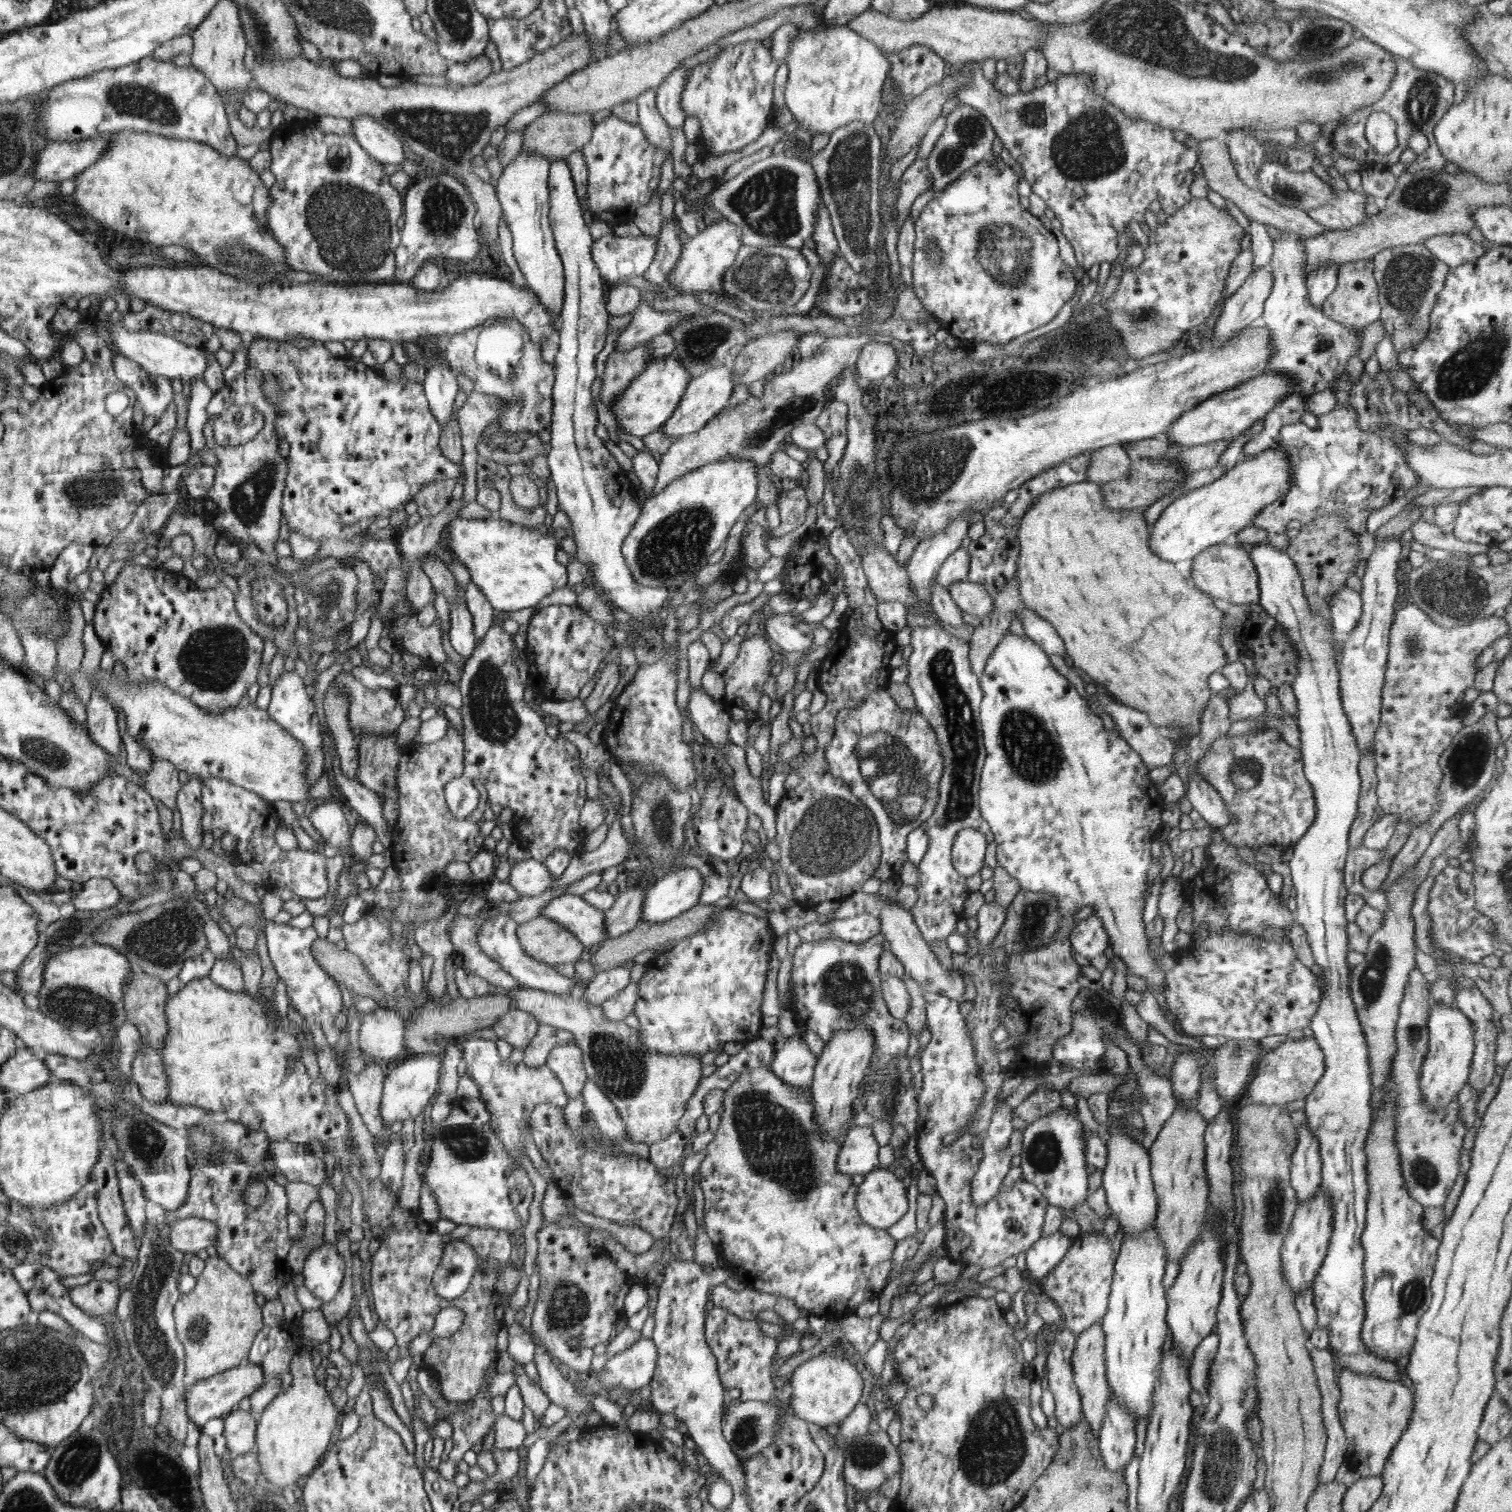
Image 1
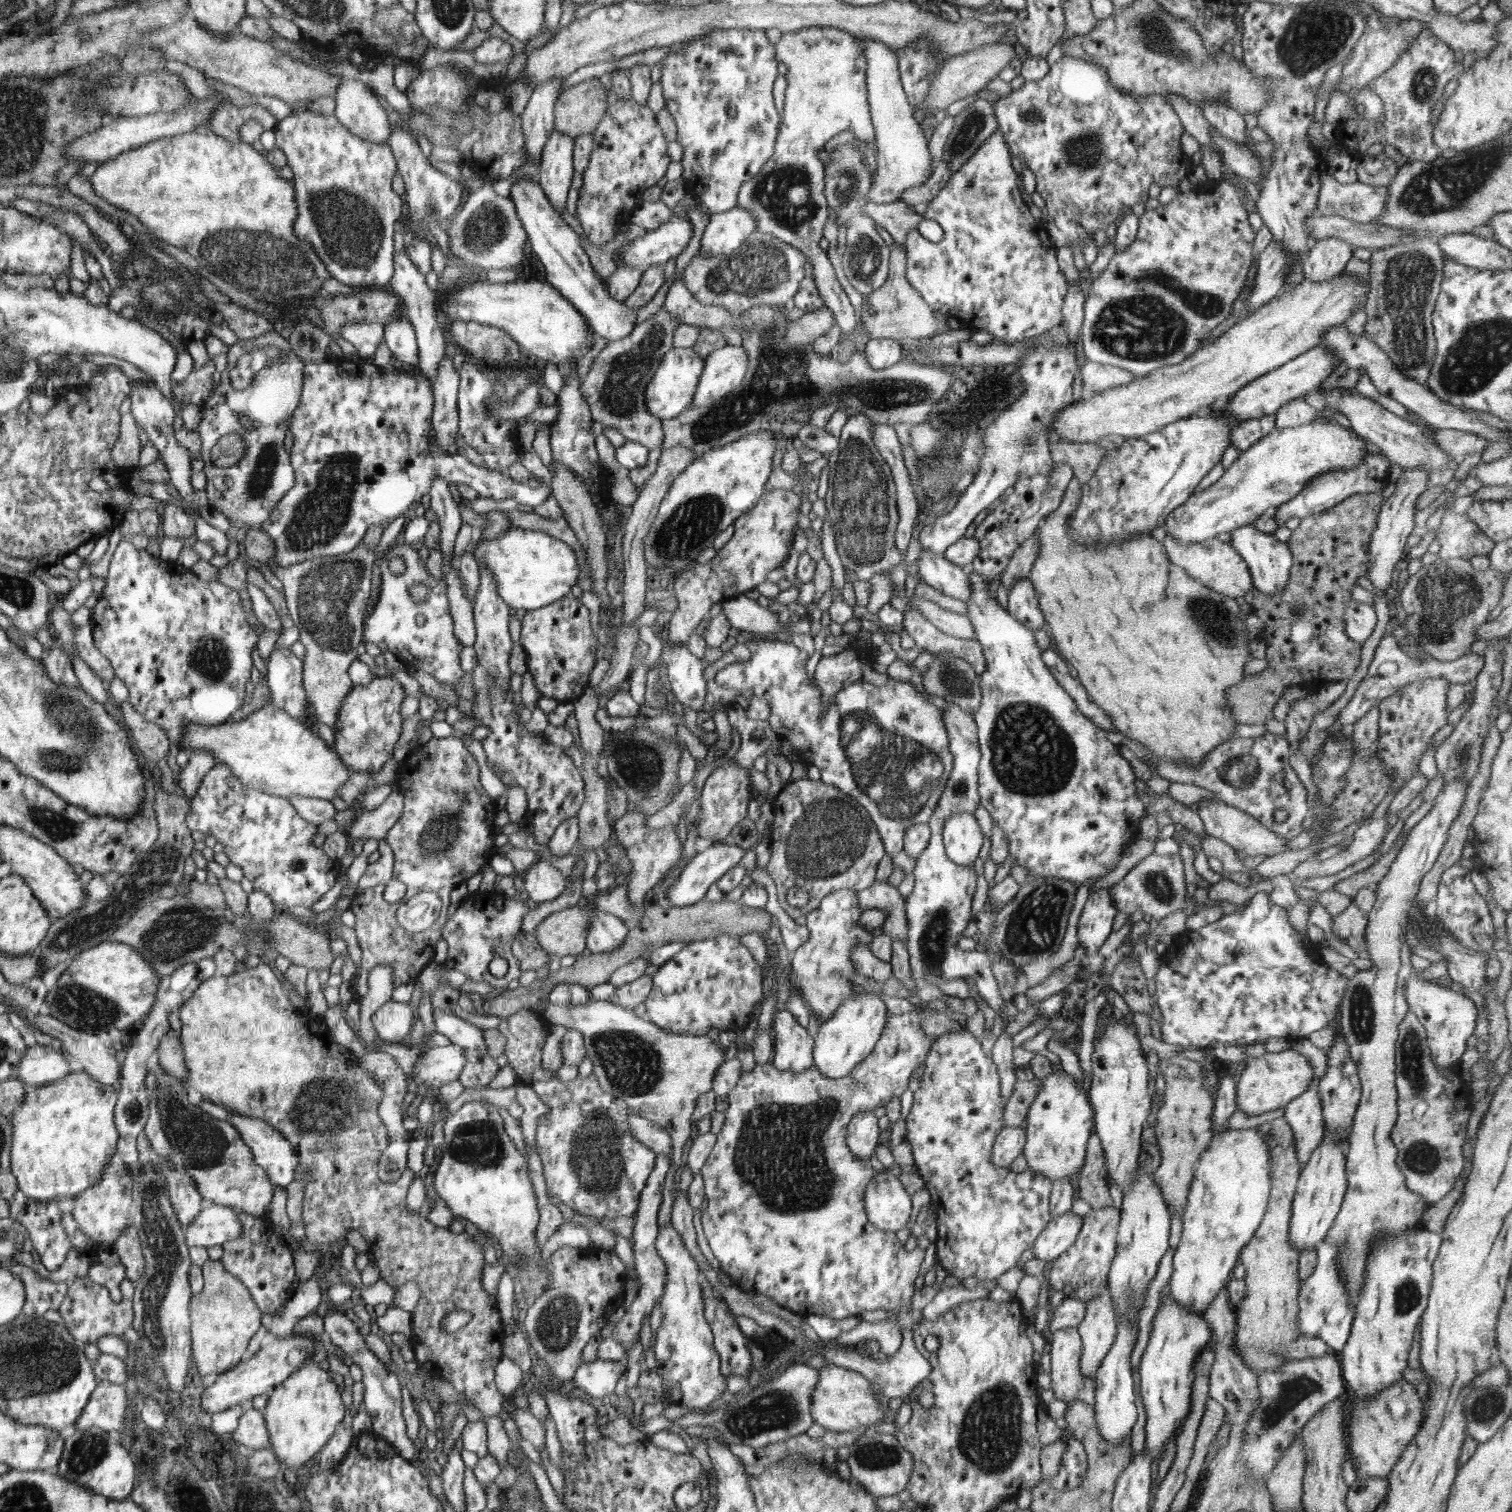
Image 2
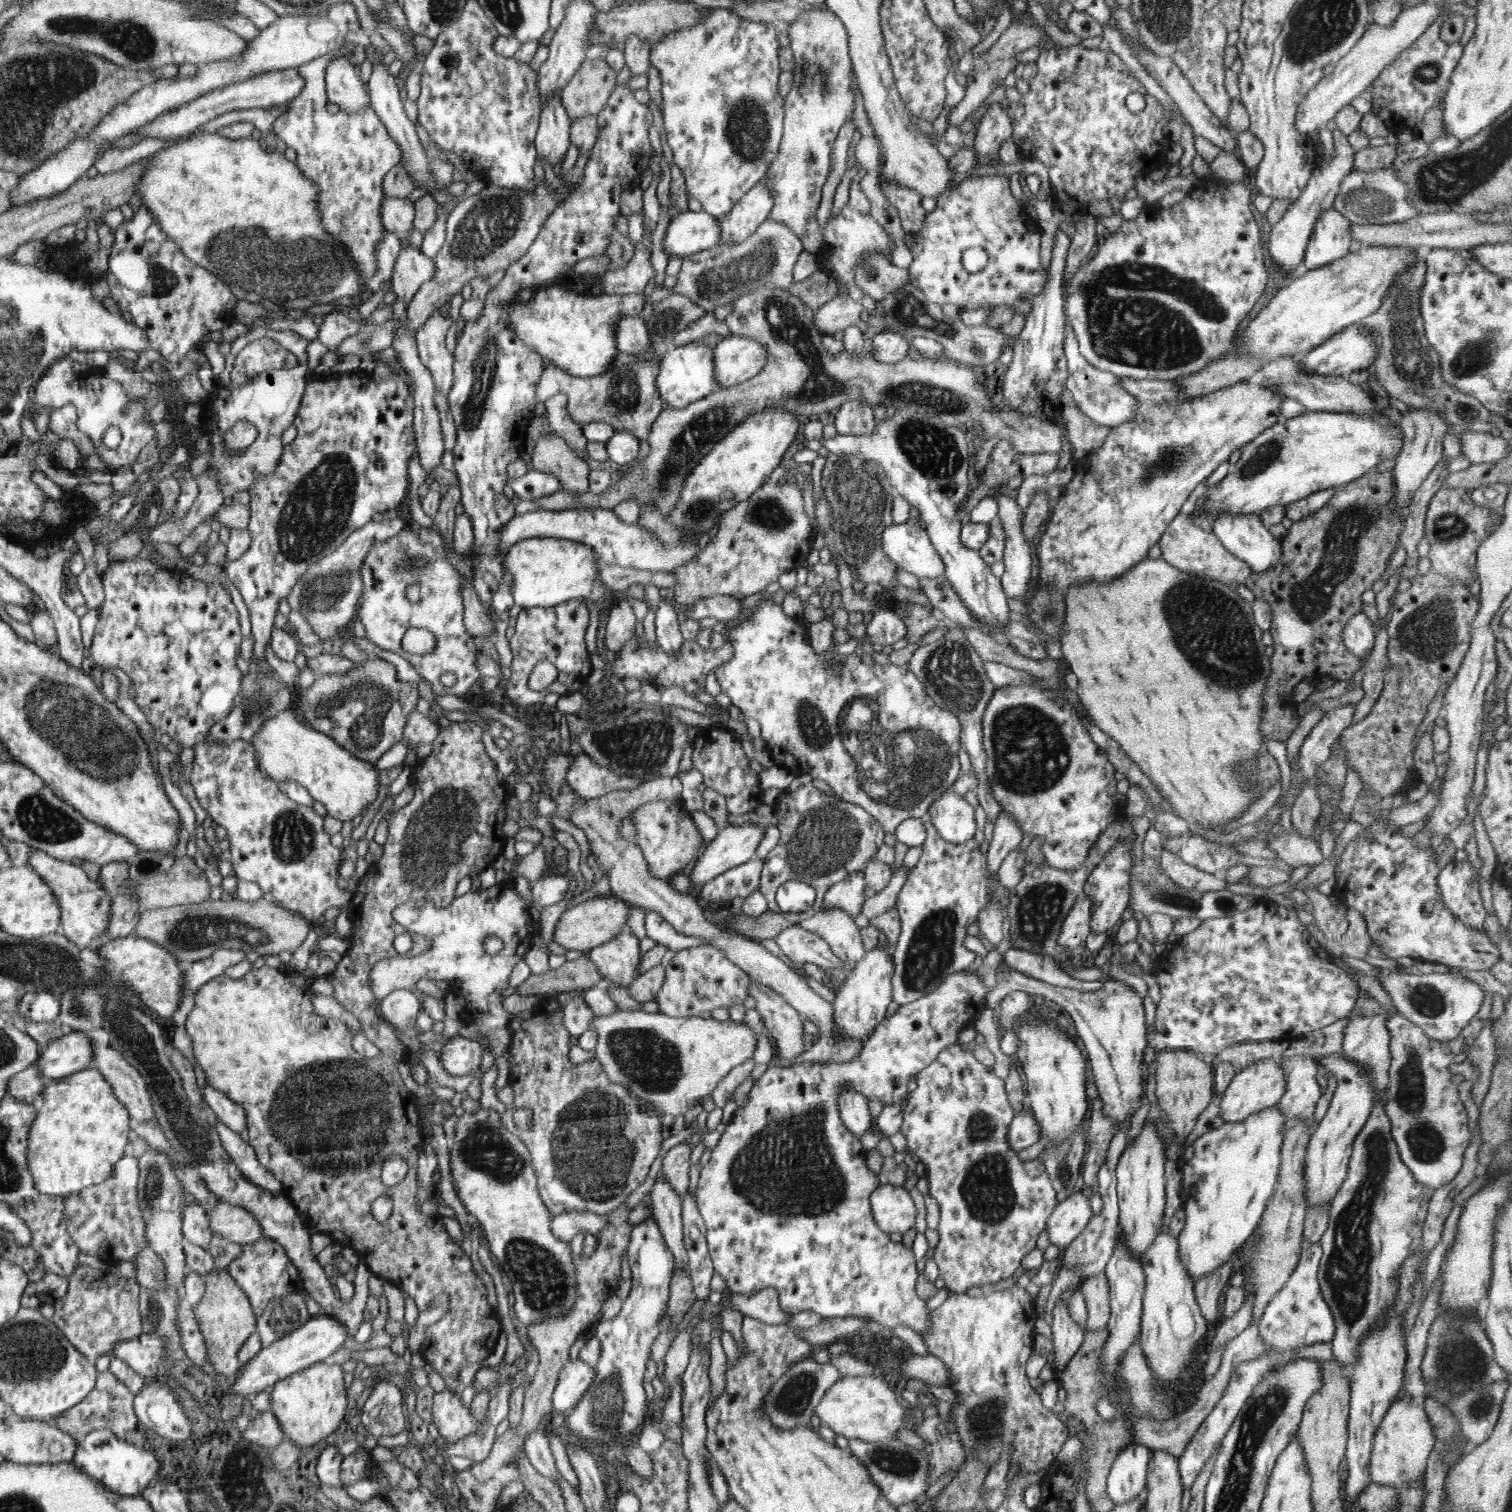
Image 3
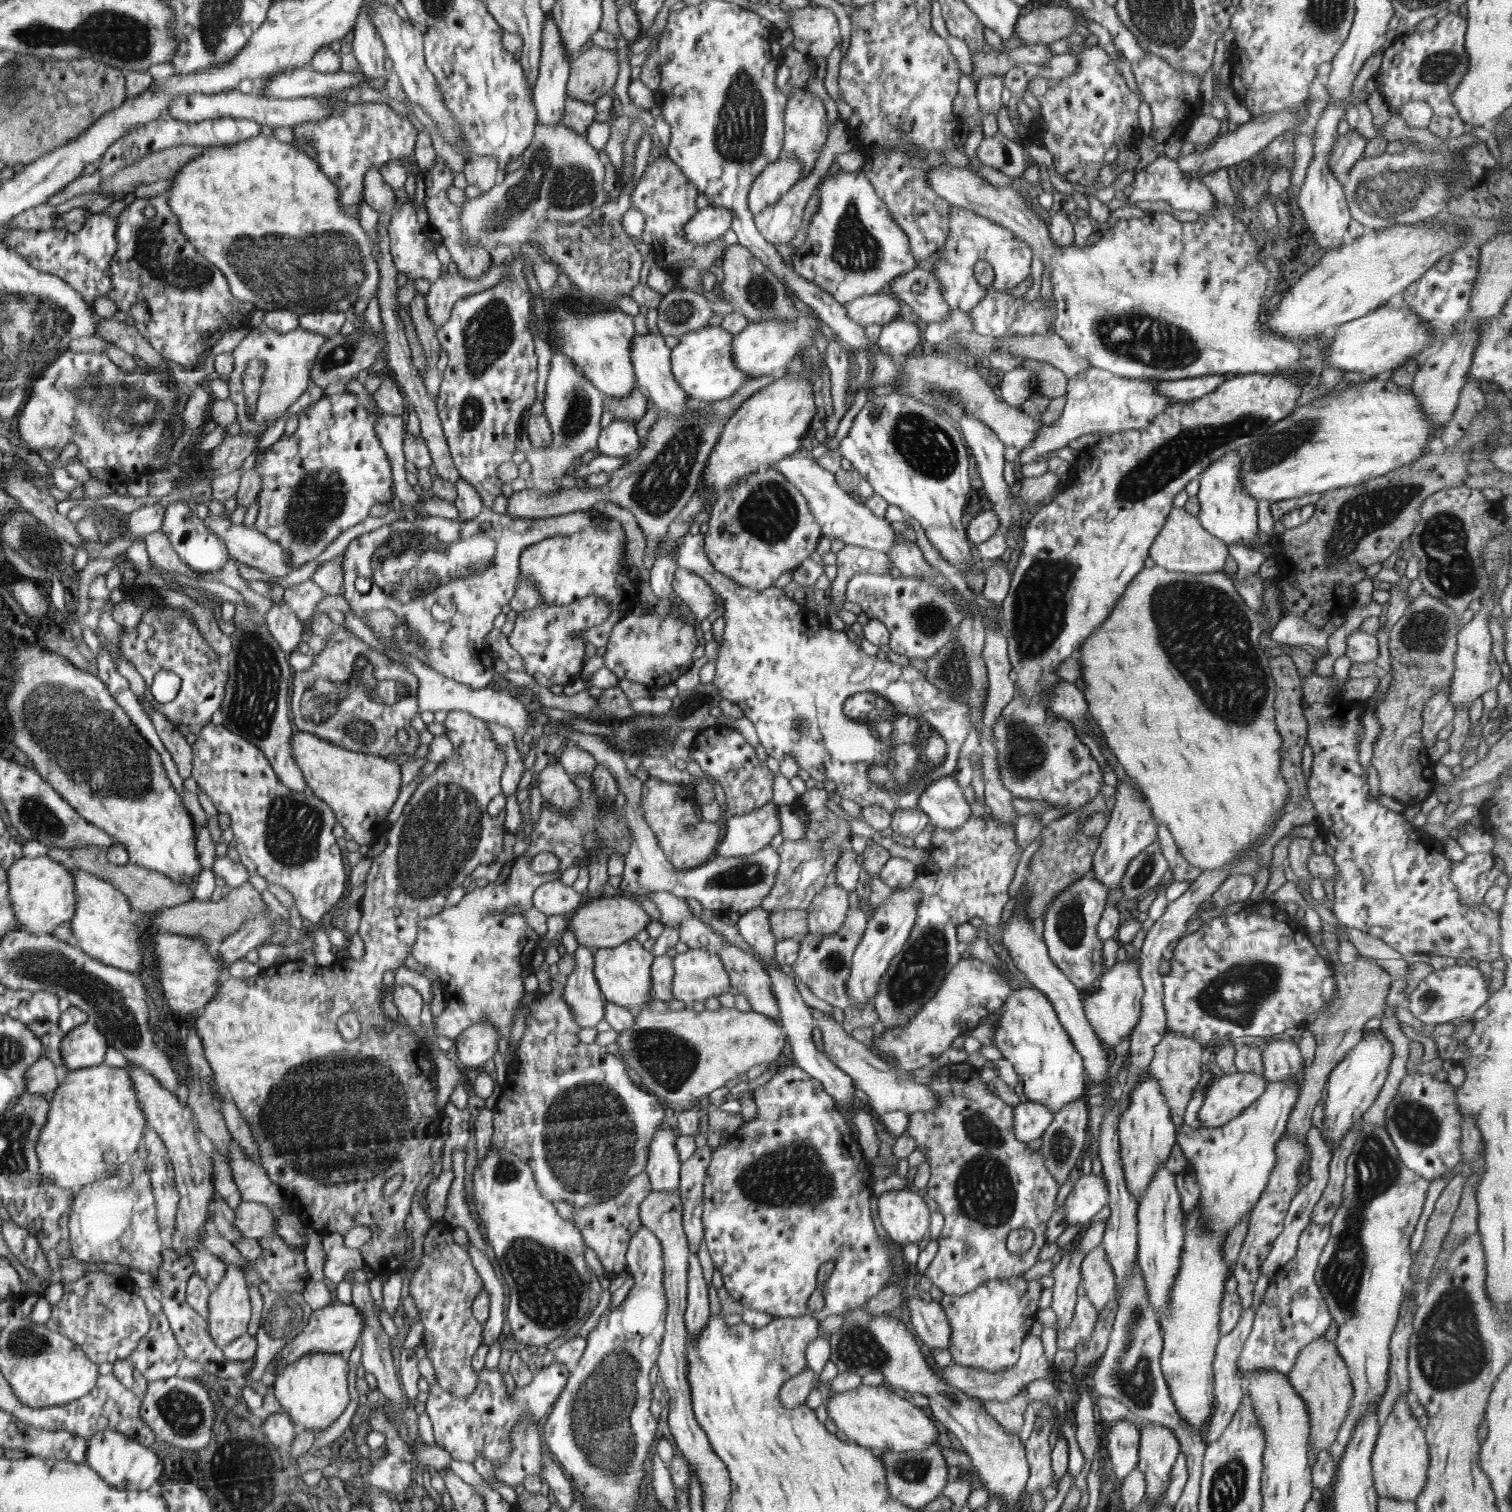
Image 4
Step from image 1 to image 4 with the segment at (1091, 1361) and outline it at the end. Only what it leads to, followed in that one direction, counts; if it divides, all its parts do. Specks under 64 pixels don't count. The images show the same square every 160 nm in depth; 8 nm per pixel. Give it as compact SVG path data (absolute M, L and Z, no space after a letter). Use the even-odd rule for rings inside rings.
M1103 1243L1085 1254L1081 1262L1081 1287L1086 1290L1086 1298L1098 1313L1108 1302L1114 1301L1116 1273L1112 1270Z

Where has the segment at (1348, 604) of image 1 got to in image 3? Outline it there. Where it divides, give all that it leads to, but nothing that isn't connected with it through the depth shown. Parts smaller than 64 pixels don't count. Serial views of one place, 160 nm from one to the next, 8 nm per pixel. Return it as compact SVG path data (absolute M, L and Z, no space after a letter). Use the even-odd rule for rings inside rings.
M1361 611L1348 620L1342 638L1348 652L1360 658L1367 656L1375 645L1374 625Z

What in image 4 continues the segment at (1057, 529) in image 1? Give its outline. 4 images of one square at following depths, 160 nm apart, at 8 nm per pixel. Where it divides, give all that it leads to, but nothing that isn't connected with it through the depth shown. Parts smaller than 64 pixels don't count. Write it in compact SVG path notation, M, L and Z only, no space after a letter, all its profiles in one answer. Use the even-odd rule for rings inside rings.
M1154 565L1150 568L1144 566L1134 577L1102 626L1095 630L1076 652L1083 664L1081 679L1086 683L1085 699L1107 746L1113 751L1126 774L1139 784L1155 821L1168 827L1170 835L1178 845L1180 855L1202 873L1226 867L1230 876L1257 876L1260 864L1256 849L1262 846L1273 832L1272 825L1288 811L1284 810L1284 805L1289 787L1281 775L1280 749L1283 740L1275 723L1274 703L1277 686L1271 675L1270 658L1259 642L1260 634L1262 629L1256 613L1244 603L1233 585L1233 580L1223 572L1190 574Z

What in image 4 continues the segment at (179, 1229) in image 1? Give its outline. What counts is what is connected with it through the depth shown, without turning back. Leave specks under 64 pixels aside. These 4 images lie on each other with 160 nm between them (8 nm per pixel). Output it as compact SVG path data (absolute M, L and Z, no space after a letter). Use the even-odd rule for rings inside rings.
M243 1200L234 1212L242 1237L261 1239L277 1232L277 1220L269 1205Z

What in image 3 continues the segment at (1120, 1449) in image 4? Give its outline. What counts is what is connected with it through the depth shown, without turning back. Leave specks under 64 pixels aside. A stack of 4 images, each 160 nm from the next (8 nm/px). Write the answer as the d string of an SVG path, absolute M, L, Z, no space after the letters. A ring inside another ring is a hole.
M1134 1442L1121 1450L1107 1476L1107 1493L1116 1505L1144 1493L1152 1449Z

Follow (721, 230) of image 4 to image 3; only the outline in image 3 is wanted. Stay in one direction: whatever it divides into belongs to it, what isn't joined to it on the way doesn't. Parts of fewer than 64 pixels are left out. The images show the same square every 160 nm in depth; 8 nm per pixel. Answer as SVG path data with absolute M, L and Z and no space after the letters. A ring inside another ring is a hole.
M704 210L678 213L667 227L664 252L683 257L720 244L719 219Z

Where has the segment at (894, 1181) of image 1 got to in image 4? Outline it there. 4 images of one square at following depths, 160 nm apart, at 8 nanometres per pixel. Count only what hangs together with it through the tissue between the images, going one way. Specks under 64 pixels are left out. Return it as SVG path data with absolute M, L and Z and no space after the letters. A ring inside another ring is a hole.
M891 1190L878 1196L878 1218L897 1244L918 1244L929 1235L930 1208L918 1193Z

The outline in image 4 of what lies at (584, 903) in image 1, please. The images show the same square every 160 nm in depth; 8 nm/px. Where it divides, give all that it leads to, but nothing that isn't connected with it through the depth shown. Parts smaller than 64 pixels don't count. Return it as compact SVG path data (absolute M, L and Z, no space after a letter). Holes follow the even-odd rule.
M636 939L626 941L614 949L595 950L594 976L598 981L603 1000L623 1006L633 1014L648 1008L648 1001L653 999L652 966L655 956L643 948Z

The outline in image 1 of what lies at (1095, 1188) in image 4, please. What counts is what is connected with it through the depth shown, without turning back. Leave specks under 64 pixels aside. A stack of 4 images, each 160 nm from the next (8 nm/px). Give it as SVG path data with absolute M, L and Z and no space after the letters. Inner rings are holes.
M1056 1231L1050 1236L1041 1236L1026 1251L1026 1273L1036 1281L1040 1289L1042 1281L1052 1272L1056 1265L1064 1258L1071 1247L1072 1239L1062 1232Z

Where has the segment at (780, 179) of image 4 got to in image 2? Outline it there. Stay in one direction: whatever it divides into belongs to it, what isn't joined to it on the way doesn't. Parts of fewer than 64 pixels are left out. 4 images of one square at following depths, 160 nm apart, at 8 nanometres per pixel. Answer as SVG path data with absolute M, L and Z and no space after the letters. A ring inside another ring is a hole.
M736 206L726 212L711 214L702 236L700 253L703 258L718 261L740 249L756 230L757 220L753 212L745 208Z

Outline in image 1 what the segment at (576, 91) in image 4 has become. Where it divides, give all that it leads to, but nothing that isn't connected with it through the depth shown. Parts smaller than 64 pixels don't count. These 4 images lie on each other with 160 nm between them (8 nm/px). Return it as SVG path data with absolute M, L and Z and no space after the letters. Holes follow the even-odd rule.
M546 112L526 127L522 151L545 156L550 164L556 159L566 159L574 151L580 151L593 138L593 116L591 114L560 114Z

